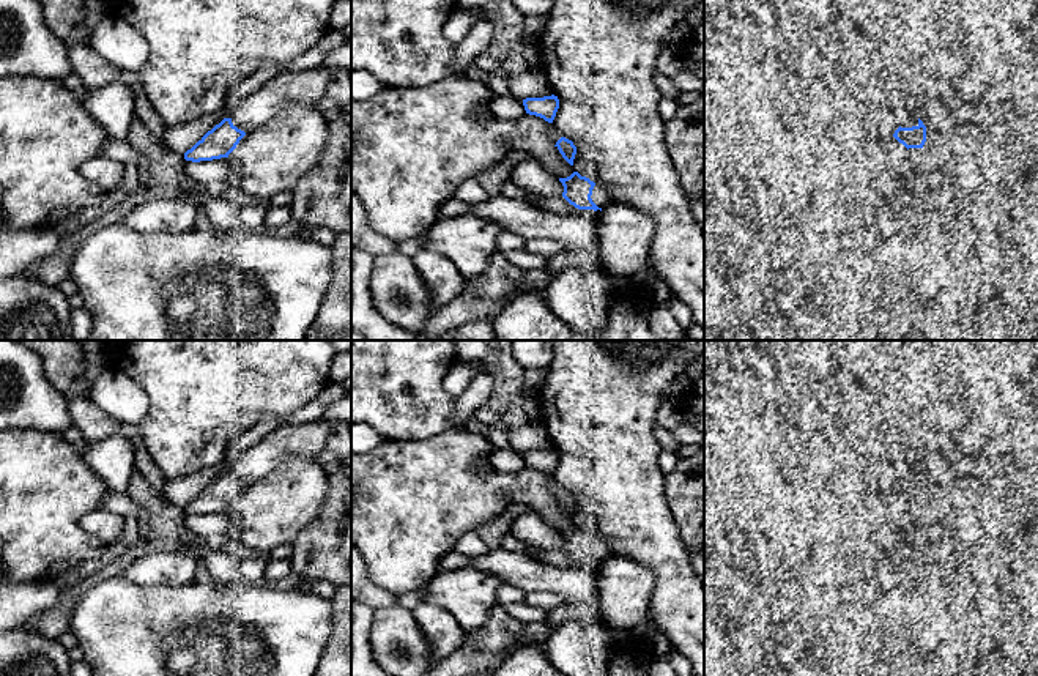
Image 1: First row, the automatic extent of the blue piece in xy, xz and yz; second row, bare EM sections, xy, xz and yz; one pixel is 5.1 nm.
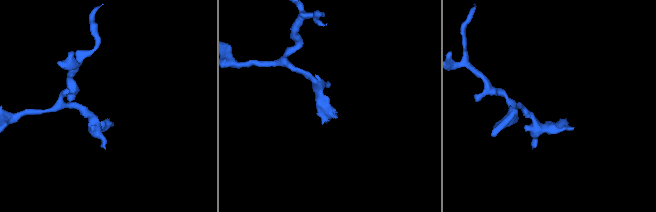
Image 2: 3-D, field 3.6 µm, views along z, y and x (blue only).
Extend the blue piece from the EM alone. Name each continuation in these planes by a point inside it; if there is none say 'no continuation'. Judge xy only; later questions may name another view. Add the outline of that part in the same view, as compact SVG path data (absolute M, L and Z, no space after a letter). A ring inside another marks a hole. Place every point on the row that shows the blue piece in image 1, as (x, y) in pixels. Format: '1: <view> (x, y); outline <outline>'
1: xy (307, 85); outline M284 68L260 90L244 98L235 109L233 126L246 134L265 124L284 102L315 106L326 91L334 68L290 71Z

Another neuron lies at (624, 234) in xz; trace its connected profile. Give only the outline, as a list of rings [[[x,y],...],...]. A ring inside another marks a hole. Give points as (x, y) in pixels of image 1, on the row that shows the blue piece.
[[[610,203],[599,219],[599,241],[605,271],[630,277],[638,269],[651,266],[649,244],[652,219],[641,211]]]

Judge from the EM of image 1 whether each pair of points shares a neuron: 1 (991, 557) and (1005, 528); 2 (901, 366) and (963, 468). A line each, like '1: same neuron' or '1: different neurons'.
1: same neuron
2: different neurons

